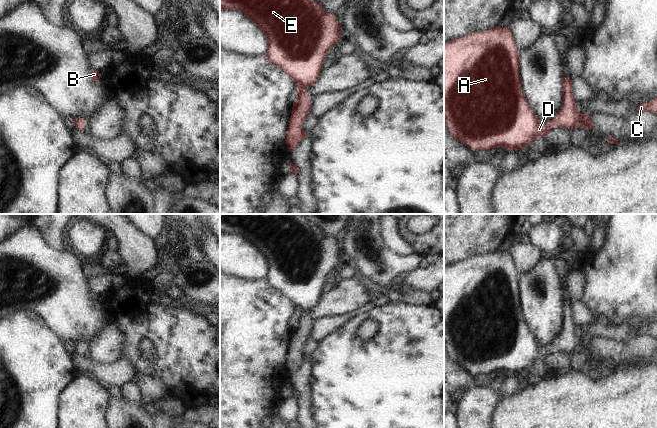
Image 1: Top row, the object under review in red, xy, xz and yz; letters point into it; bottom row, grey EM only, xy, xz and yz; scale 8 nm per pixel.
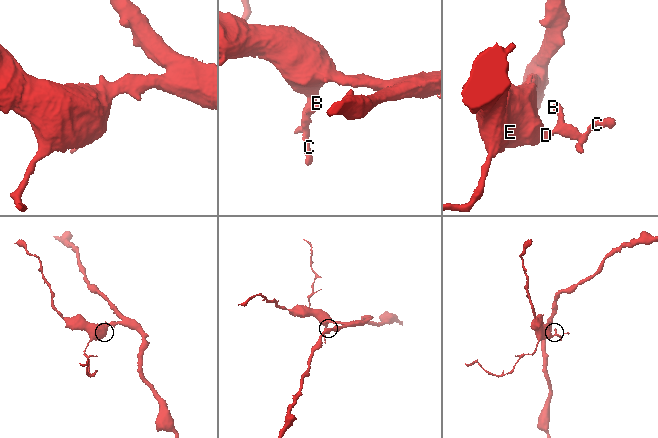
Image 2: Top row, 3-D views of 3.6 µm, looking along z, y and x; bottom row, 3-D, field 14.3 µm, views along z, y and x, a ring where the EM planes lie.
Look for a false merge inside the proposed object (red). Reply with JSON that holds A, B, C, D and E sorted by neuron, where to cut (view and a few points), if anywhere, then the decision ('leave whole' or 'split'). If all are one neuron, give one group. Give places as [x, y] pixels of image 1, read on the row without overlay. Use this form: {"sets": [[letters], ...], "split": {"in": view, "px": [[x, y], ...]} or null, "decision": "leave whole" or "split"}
{"sets": [["A", "B", "C", "D", "E"]], "split": null, "decision": "leave whole"}

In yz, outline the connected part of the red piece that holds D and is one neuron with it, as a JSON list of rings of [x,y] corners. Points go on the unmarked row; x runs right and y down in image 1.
[[[499,250],[444,267],[444,346],[451,360],[475,376],[493,372],[520,374],[553,351],[591,353],[591,339],[576,333],[572,303],[562,300],[562,330],[547,347],[541,346],[522,315],[520,279],[512,256]]]

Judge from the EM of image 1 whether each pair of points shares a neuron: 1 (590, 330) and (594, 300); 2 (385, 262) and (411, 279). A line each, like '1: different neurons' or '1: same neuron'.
1: different neurons
2: different neurons

